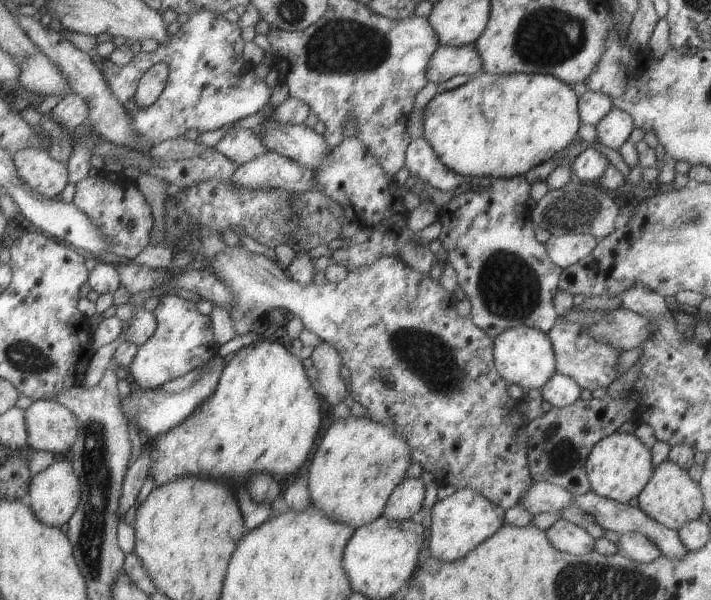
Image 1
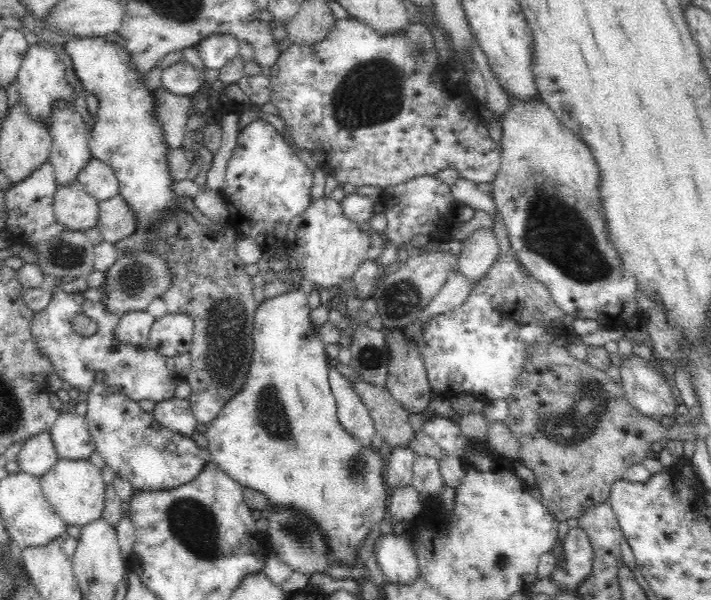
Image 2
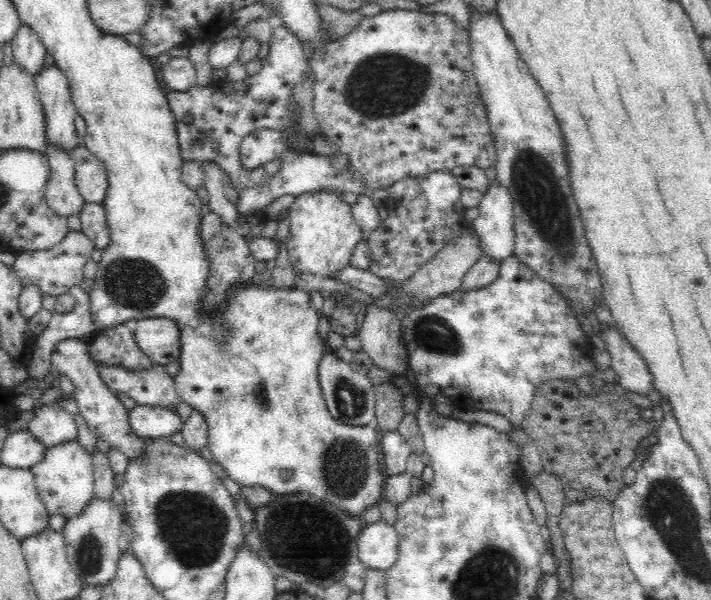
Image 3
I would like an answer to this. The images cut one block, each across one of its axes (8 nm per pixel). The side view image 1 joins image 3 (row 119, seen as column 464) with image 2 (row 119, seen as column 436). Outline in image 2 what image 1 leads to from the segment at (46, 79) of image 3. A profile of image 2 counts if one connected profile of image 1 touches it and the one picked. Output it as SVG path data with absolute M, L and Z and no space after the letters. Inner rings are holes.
M56 101L49 116L49 133L52 139L50 164L54 167L58 187L76 182L77 174L93 157L89 147L89 131L84 124L84 118L76 113L72 103Z

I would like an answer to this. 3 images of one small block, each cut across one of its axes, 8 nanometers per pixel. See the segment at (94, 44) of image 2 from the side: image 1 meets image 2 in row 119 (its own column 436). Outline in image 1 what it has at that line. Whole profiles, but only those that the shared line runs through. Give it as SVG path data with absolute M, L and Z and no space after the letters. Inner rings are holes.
M482 72L478 74L476 78L471 78L466 84L437 94L434 98L428 102L423 112L423 125L424 132L422 138L430 144L432 150L436 152L436 156L440 159L440 162L457 172L471 177L492 177L492 178L506 178L513 176L525 175L529 170L532 170L535 166L544 164L550 159L554 159L556 154L559 154L566 147L570 146L576 139L578 134L578 128L581 126L581 118L579 115L579 96L574 92L573 86L564 84L562 79L556 78L552 75L541 75L541 74L524 74L524 73L512 73L512 74L501 74L495 75L489 72Z

